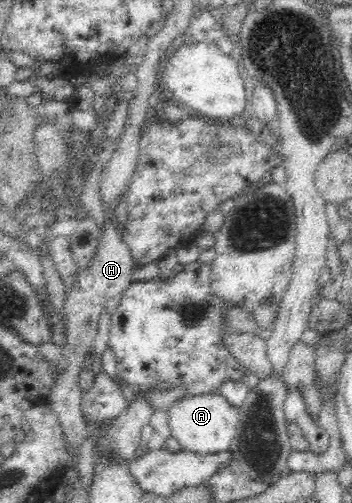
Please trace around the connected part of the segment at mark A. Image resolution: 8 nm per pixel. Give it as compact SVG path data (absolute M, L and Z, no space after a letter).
M217 392L184 396L172 402L166 413L170 435L181 444L184 451L199 454L227 451L238 430L238 410Z

